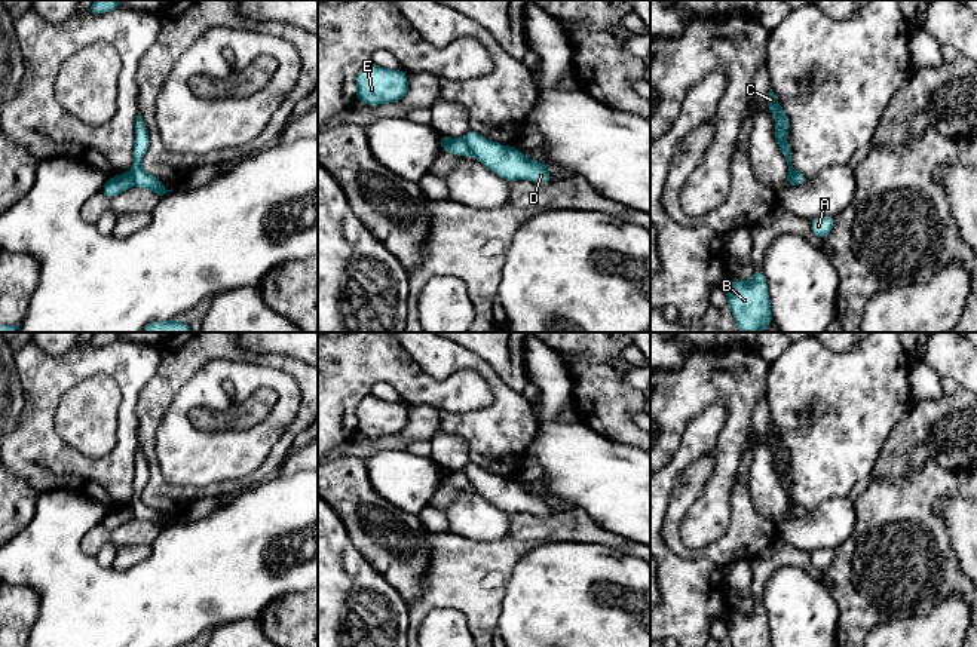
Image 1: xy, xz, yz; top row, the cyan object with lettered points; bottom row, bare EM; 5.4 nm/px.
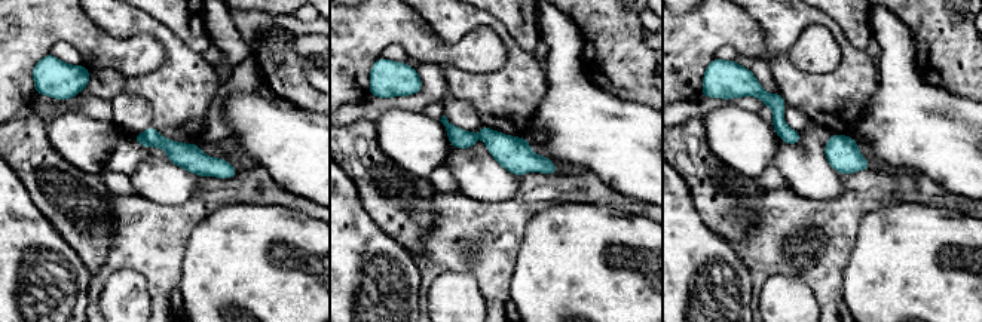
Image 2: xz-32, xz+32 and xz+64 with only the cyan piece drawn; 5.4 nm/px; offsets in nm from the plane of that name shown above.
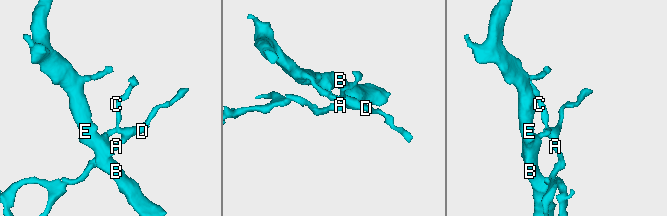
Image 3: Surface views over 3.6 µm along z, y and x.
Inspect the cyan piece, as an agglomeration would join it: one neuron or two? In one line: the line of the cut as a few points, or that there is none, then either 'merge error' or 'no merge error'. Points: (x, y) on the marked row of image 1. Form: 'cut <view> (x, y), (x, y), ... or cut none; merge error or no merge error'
cut xz (464, 138), (471, 153); merge error

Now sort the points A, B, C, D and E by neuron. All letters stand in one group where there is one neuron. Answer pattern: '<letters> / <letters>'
A C D / B E

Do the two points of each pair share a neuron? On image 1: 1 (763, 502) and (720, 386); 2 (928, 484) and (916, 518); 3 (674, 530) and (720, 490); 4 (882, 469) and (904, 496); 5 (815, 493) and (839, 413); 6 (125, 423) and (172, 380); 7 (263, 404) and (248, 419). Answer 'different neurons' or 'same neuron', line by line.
1: different neurons
2: same neuron
3: different neurons
4: different neurons
5: same neuron
6: different neurons
7: same neuron

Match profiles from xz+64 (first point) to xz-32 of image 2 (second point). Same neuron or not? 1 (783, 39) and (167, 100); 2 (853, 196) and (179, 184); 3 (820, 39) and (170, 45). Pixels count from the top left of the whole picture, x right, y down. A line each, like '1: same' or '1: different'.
1: same
2: different
3: different

